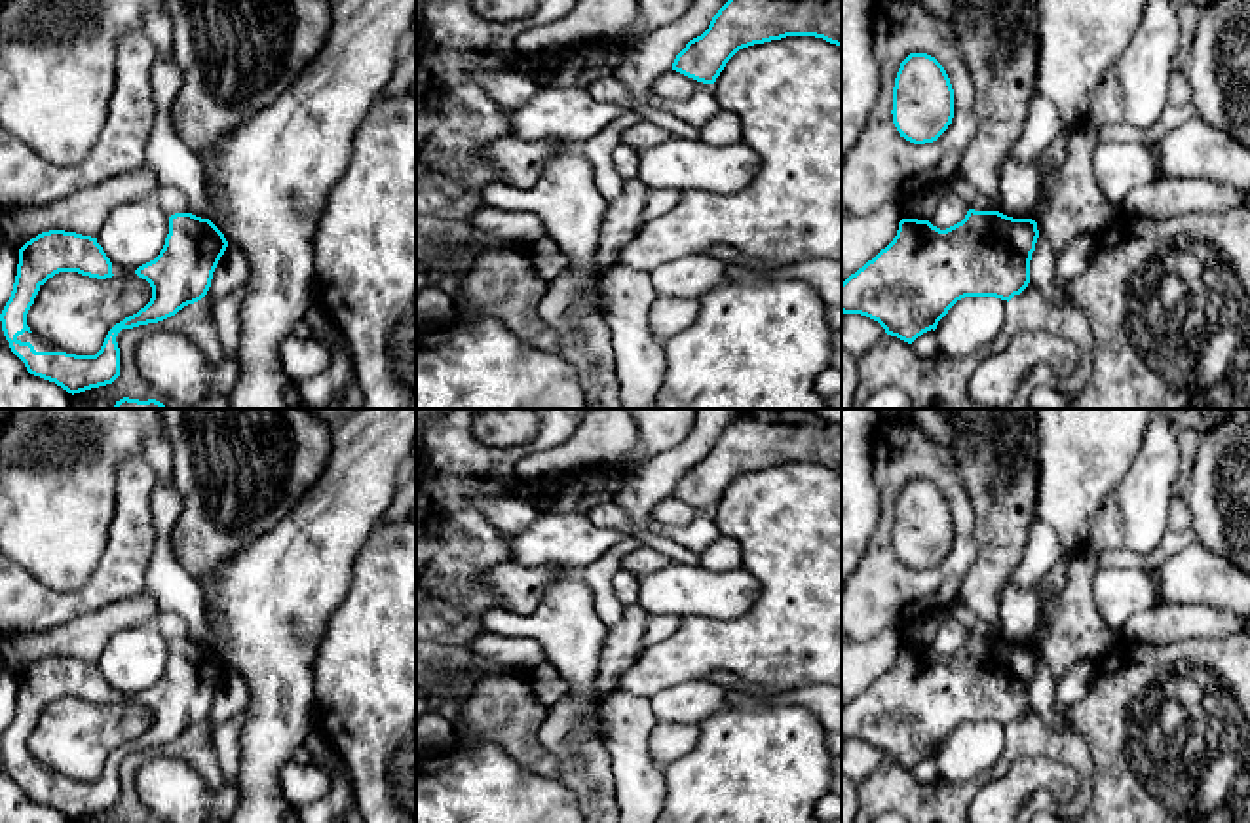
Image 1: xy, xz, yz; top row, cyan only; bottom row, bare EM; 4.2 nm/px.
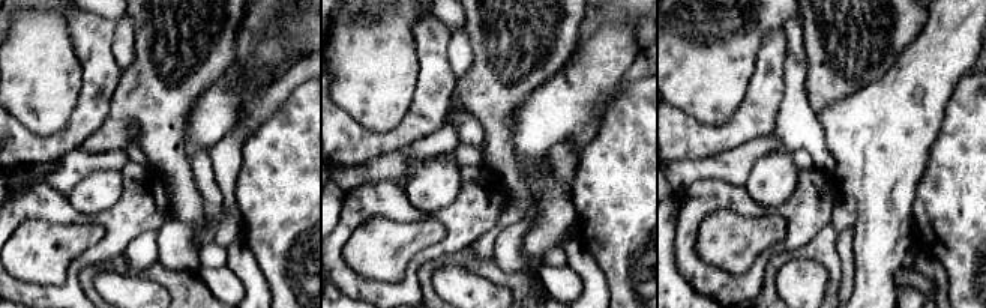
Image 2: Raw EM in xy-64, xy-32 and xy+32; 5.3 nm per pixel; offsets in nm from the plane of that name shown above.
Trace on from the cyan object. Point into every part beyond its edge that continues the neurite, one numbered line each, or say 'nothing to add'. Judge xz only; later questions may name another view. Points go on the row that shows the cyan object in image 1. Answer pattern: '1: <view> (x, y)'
nothing to add

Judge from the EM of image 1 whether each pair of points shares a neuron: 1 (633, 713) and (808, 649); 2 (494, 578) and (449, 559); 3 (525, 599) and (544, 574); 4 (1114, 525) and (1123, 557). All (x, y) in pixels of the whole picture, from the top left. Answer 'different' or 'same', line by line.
1: different
2: different
3: same
4: different

